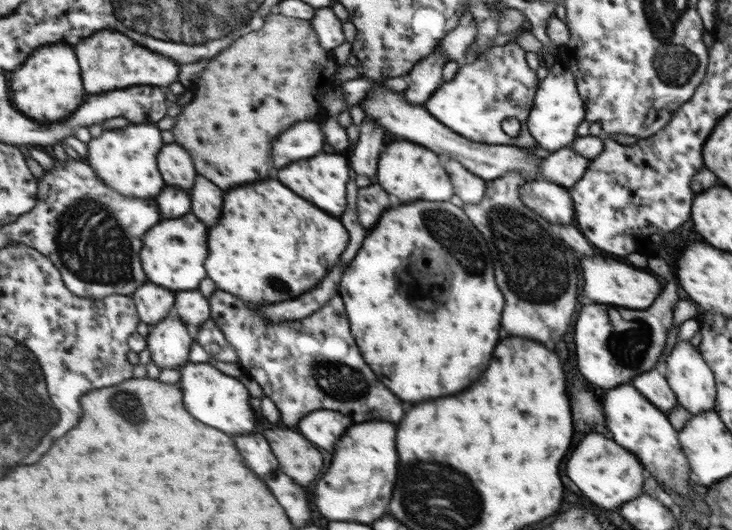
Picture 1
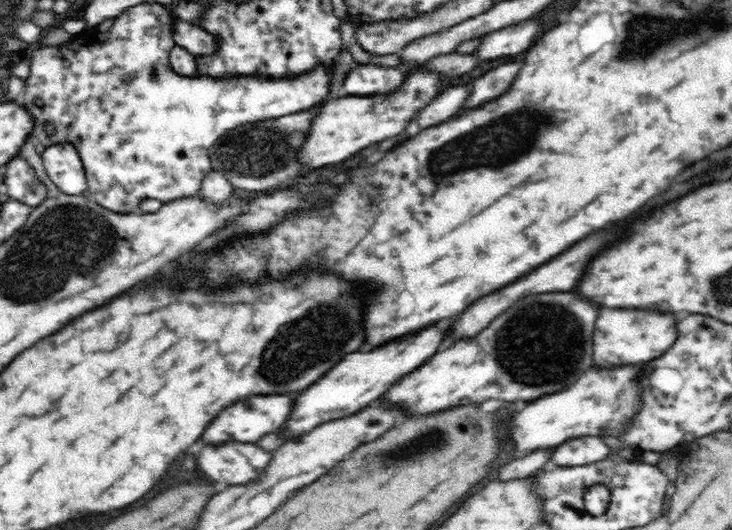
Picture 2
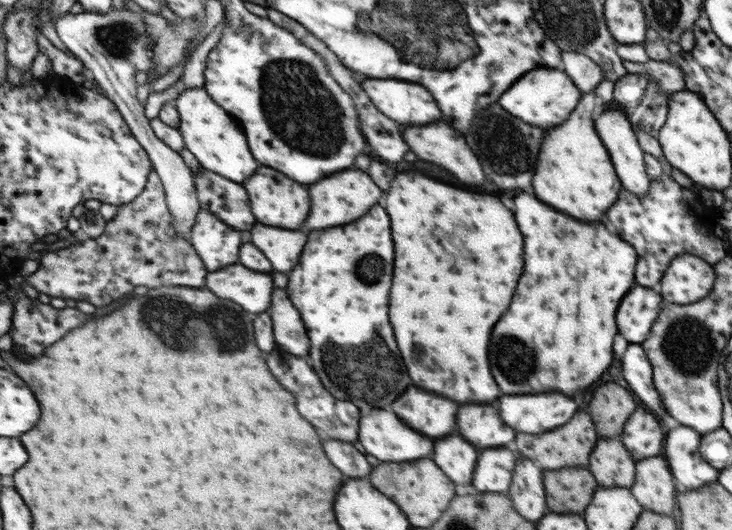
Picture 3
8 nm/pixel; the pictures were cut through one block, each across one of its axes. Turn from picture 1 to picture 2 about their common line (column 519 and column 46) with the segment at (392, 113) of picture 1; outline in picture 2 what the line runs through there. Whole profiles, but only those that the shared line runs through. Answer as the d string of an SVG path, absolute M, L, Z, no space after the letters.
M74 143L48 146L41 157L46 175L64 194L80 196L86 192L88 180L84 163Z

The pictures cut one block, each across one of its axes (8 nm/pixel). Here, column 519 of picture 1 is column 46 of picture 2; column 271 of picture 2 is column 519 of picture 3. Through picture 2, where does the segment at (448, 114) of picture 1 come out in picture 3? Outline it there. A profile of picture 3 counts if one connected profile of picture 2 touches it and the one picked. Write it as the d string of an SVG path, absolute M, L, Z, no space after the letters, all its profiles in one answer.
M534 69L512 86L511 92L507 92L507 96L502 94L501 100L497 103L505 112L511 112L515 118L537 128L551 128L561 124L573 113L573 108L578 106L579 90L575 88L570 77L559 69Z

